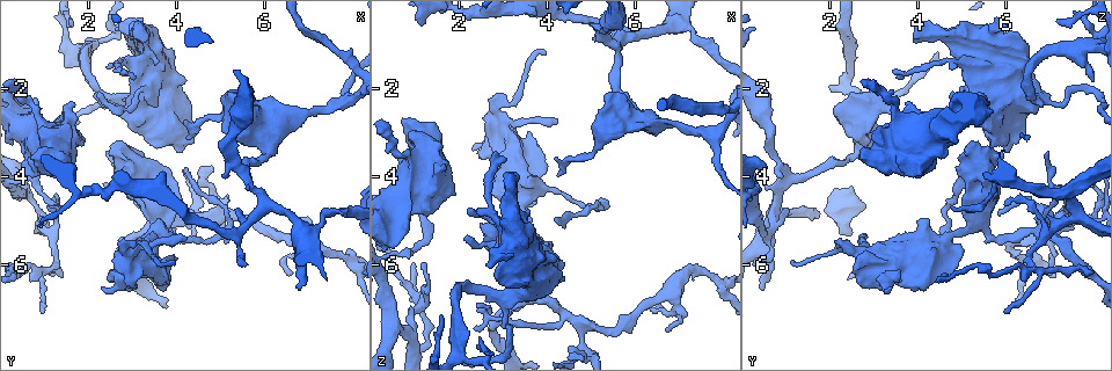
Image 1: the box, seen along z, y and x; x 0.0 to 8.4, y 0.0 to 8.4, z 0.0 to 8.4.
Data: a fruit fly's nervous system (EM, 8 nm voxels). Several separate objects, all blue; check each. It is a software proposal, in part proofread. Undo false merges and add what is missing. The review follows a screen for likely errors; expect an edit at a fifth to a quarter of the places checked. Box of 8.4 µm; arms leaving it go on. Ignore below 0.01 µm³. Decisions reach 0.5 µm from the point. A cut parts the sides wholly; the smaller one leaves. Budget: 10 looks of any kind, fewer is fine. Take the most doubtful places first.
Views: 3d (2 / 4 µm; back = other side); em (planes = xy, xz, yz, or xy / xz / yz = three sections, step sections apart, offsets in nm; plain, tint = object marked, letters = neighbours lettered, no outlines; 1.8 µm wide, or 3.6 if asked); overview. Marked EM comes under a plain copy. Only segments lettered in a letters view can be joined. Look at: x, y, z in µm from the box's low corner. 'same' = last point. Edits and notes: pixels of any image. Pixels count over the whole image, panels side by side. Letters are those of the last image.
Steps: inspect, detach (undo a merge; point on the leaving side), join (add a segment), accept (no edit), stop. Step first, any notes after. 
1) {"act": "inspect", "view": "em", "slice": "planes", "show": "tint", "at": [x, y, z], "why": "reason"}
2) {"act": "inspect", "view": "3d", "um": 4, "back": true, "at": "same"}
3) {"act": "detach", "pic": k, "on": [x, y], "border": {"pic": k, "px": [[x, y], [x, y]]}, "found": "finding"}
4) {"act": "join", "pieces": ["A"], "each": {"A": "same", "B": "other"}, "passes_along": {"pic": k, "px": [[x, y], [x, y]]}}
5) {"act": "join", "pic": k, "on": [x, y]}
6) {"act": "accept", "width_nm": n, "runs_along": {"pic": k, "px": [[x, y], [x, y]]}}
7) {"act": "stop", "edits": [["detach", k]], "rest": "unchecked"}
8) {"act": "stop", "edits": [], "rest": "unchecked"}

{"act": "inspect", "view": "3d", "um": 4, "back": true, "at": [1.65, 2.40, 3.75], "why": "an open end"}

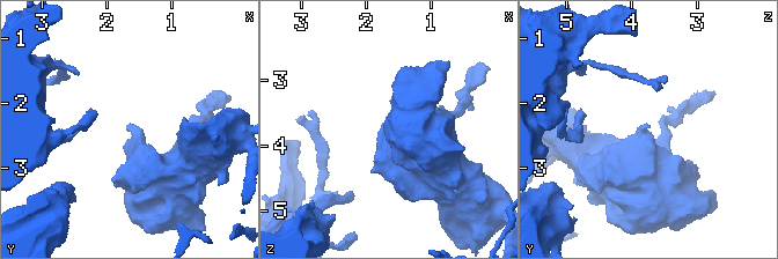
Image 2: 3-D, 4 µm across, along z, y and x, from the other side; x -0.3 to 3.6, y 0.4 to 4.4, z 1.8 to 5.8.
{"act": "inspect", "view": "em", "um": 3.6, "slice": "planes", "show": "letters", "at": [1.65, 2.40, 3.75], "why": "shape alone is not enough"}

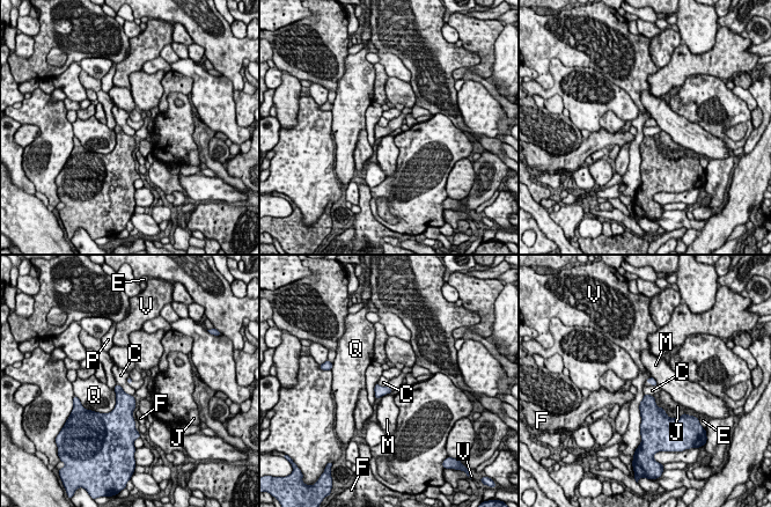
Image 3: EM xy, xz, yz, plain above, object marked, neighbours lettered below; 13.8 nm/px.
{"act": "accept", "each": {"C": "other", "E": "other", "F": "other", "J": "other", "M": "other", "P": "other", "Q": "other", "V": "other"}, "border": {"pic": 3, "px": [[117, 383], [132, 396]]}, "found": "none of them fits"}

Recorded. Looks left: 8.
{"act": "inspect", "view": "em", "slice": "xy", "step": 16, "show": "letters", "at": [0.70, 3.55, 2.75], "why": "stops while still wide"}

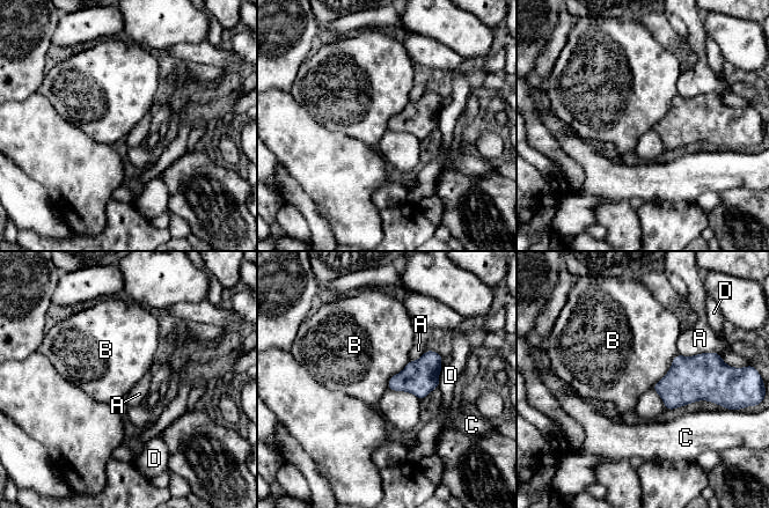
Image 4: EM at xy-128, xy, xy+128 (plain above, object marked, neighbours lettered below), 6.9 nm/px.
{"act": "accept", "longest_contact_nm": ["A", 300], "each": {"A": "other", "B": "other", "C": "other", "D": "other"}, "found": "none of them fits"}

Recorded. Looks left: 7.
{"act": "inspect", "view": "3d", "um": 4, "at": [2.75, 3.55, 5.30], "why": "sudden change in width"}

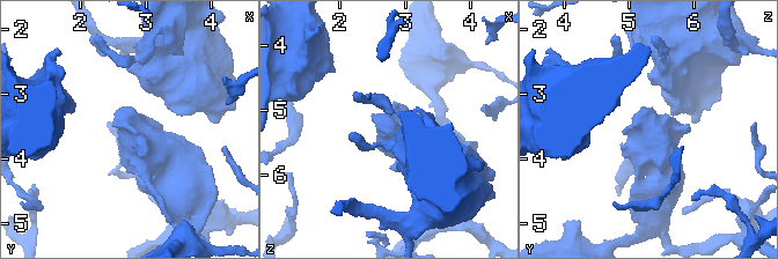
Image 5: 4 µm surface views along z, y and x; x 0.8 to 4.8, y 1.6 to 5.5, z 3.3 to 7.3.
{"act": "inspect", "view": "em", "slice": "xz", "step": 16, "show": "tint", "at": [2.80, 3.55, 5.30], "arm_widths_nm": [220, 420], "why": "now the EM"}

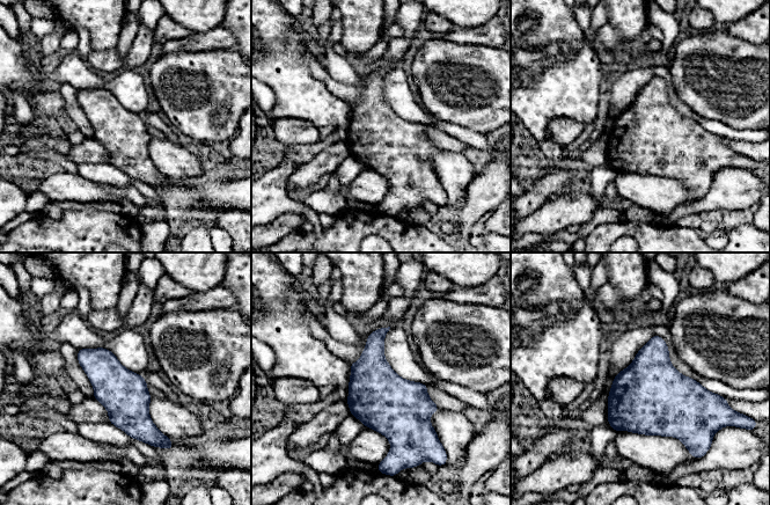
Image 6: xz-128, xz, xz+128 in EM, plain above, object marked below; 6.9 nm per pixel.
{"act": "inspect", "view": "em", "slice": "xz", "step": 16, "show": "letters", "at": "same"}

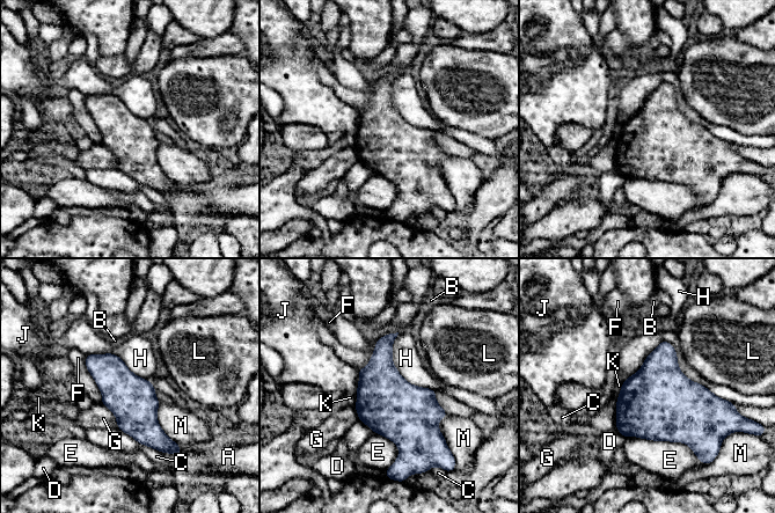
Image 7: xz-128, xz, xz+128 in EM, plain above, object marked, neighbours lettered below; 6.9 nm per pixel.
{"act": "accept", "longest_contact_nm": ["E", 500], "each": {"A": "other", "B": "other", "C": "other", "D": "other", "E": "other", "F": "other", "G": "other", "H": "other", "J": "other", "K": "other", "L": "other", "M": "other"}, "border": {"pic": 7, "px": [[397, 332], [393, 365], [434, 391]]}, "found": "one neuron here"}

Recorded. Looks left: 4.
{"act": "inspect", "view": "3d", "um": 2, "at": [5.15, 5.20, 4.65], "why": "abrupt turn"}

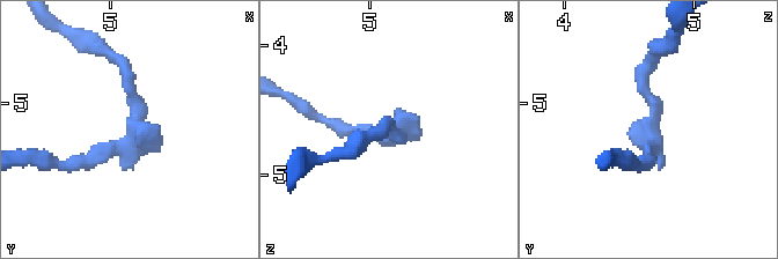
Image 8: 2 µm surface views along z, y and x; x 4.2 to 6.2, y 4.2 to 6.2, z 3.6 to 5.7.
{"act": "inspect", "view": "em", "slice": "xz", "step": 4, "show": "tint", "at": [5.16, 5.24, 4.70]}

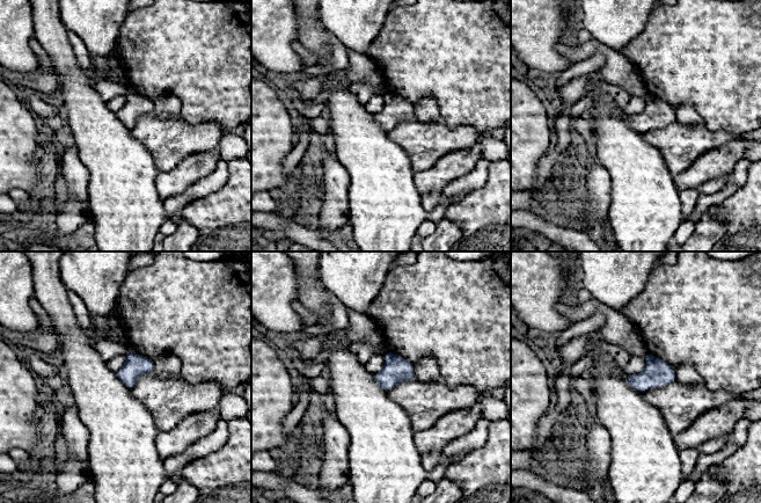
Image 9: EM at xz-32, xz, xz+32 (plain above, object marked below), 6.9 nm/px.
{"act": "inspect", "view": "em", "slice": "planes", "show": "letters", "at": "same"}

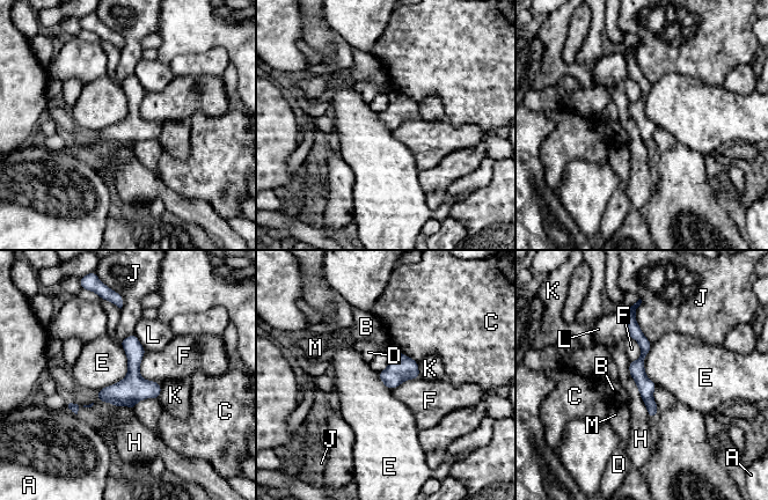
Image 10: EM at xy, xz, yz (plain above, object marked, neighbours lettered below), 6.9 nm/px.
{"act": "accept", "each": {"A": "other", "B": "other", "C": "other", "D": "other", "E": "other", "F": "other", "H": "other", "J": "other", "K": "other", "L": "other", "M": "other"}, "runs_along": {"pic": 10, "px": [[628, 313], [643, 342], [640, 377], [651, 413]]}, "found": "continuous, no second neuron"}

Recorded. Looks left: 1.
{"act": "stop", "edits": [], "rest": "unchecked"}

